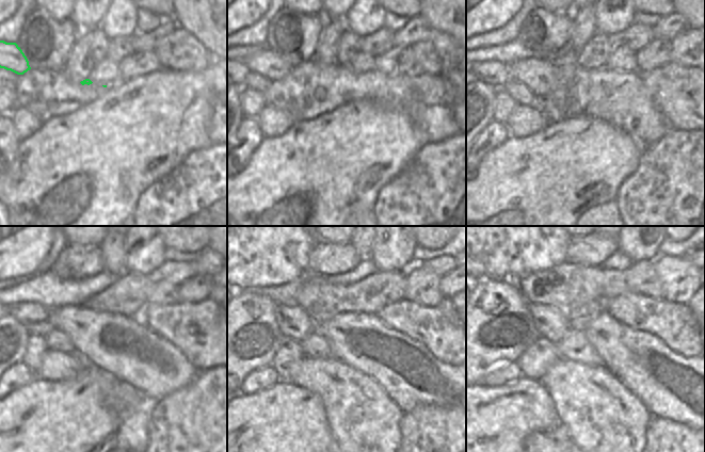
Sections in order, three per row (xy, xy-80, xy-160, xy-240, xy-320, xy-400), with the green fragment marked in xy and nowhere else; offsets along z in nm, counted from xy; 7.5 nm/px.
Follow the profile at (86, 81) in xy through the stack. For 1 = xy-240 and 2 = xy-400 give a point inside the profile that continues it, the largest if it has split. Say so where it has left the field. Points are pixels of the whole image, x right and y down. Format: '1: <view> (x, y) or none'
1: xy-240 (125, 345)
2: xy-400 (671, 386)

